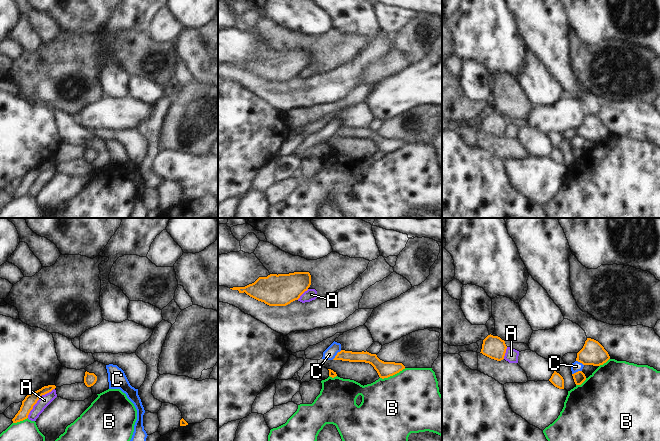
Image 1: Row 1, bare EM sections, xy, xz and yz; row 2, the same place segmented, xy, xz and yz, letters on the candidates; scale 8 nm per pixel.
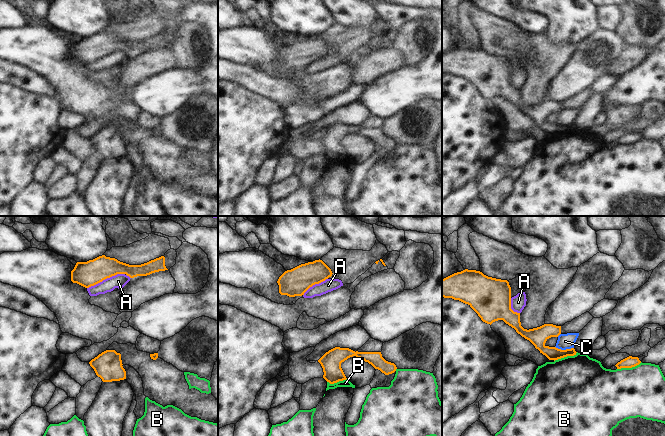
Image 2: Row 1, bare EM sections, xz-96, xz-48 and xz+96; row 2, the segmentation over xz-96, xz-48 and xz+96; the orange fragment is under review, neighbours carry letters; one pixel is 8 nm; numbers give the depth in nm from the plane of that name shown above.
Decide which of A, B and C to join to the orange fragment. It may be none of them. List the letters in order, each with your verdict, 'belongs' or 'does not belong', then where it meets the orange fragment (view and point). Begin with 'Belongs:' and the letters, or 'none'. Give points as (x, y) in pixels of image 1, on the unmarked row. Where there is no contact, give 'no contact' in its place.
Belongs: none
A: does not belong; meets orange in xy at (38, 175)
B: does not belong; meets orange in xz at (392, 151)
C: does not belong; meets orange in xz at (337, 130)

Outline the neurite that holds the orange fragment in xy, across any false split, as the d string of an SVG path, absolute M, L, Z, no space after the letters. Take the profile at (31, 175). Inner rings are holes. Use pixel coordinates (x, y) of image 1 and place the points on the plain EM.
M48 161L48 162L42 163L41 165L39 165L35 168L28 170L25 173L25 175L22 177L20 186L15 191L15 193L12 195L13 199L17 199L17 198L27 195L30 187L33 185L33 182L37 179L39 174L42 171L45 171L45 170L51 168L55 164L56 164L55 161Z

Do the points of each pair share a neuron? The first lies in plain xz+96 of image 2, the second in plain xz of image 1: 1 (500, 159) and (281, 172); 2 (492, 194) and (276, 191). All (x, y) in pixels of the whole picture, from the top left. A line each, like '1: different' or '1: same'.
1: same
2: same

